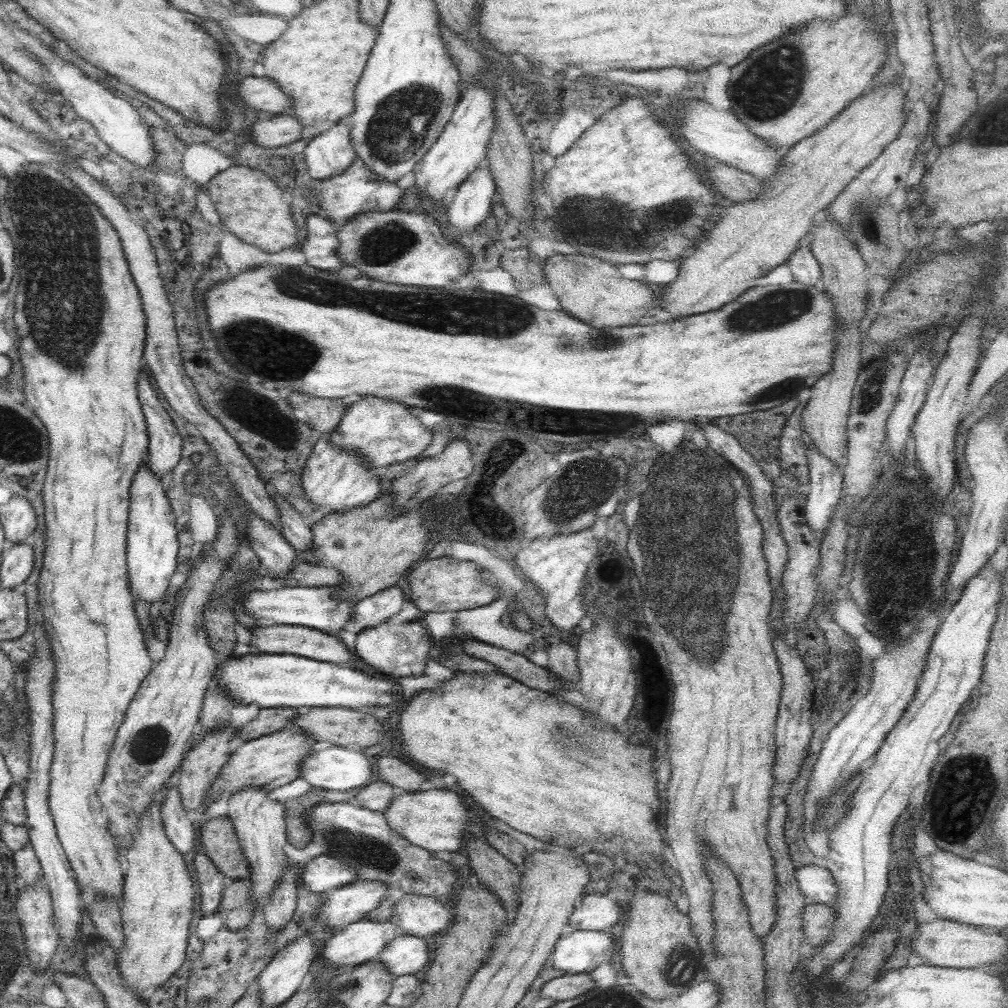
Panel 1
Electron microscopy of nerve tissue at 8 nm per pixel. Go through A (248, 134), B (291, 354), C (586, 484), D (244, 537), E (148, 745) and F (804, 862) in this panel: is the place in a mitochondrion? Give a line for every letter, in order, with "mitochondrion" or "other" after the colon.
A: other
B: mitochondrion
C: mitochondrion
D: other
E: mitochondrion
F: other

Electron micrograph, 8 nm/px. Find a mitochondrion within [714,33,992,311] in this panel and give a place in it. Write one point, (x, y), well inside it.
(771, 91)

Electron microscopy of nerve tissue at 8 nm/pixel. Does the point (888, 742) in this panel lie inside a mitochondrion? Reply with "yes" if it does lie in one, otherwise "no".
no

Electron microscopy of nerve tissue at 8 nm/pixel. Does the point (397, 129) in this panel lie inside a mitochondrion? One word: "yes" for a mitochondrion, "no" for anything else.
yes

